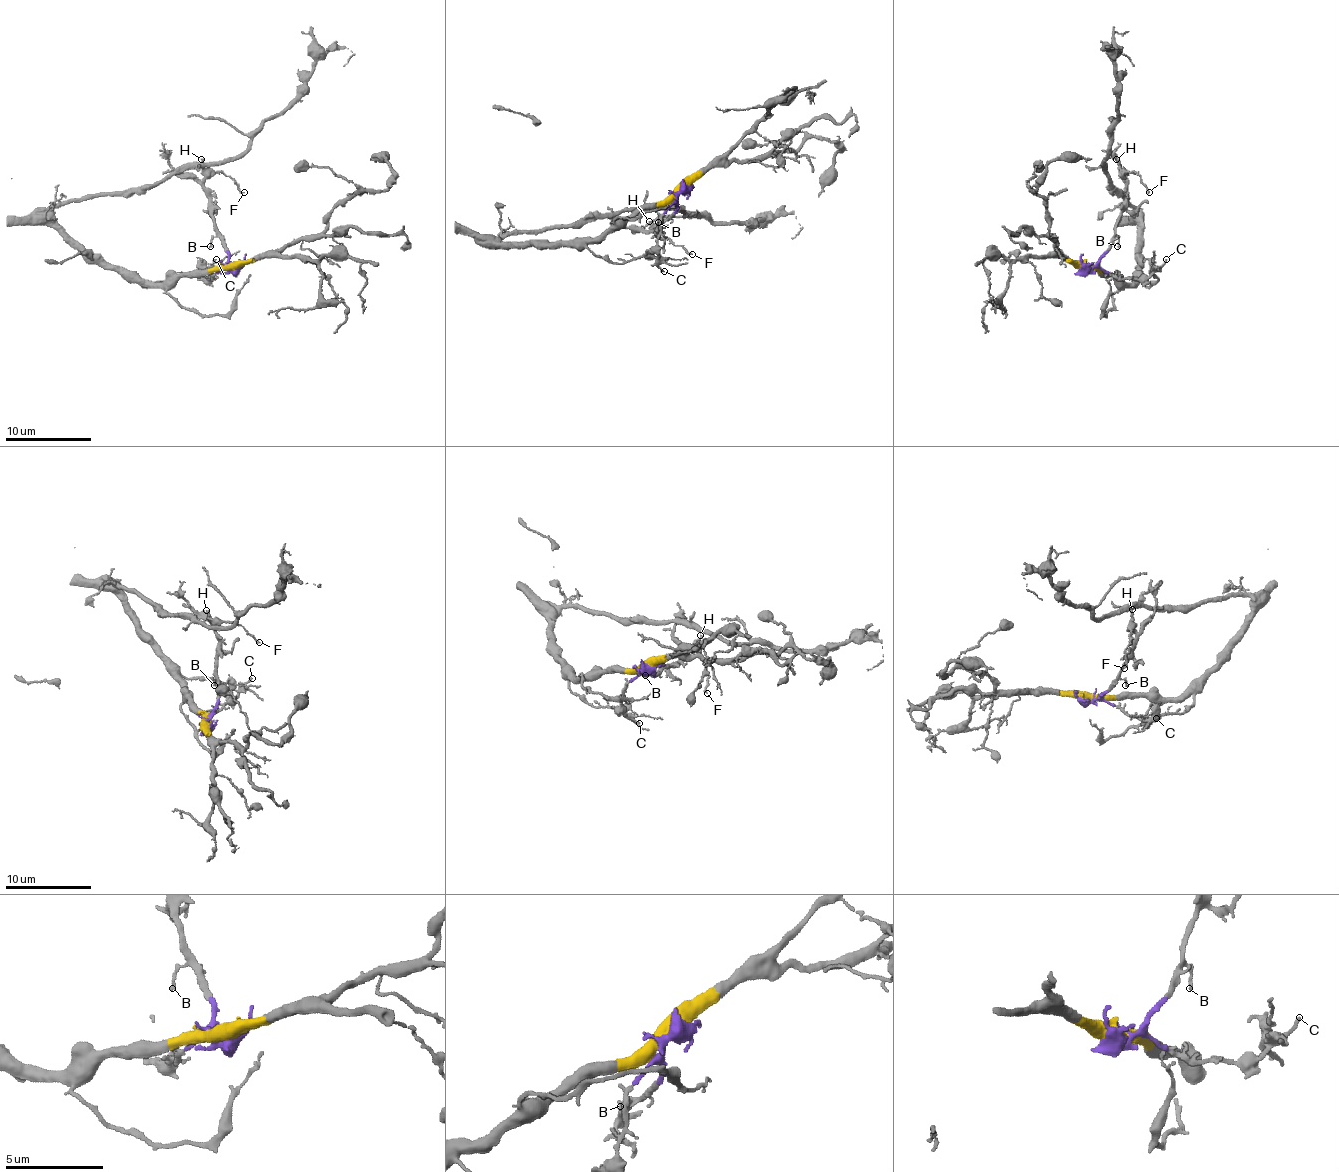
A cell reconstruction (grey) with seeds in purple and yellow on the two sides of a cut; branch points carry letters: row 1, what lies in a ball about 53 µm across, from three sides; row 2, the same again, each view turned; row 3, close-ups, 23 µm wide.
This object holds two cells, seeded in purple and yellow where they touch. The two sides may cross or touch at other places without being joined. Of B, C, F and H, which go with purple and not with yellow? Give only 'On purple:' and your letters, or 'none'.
On purple: B, C, F, H

